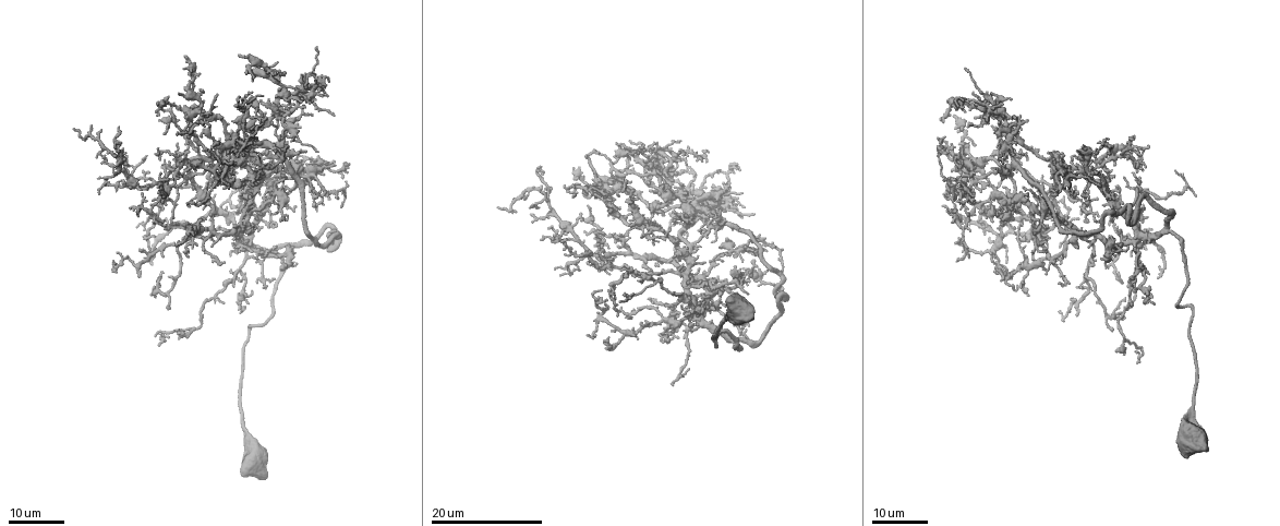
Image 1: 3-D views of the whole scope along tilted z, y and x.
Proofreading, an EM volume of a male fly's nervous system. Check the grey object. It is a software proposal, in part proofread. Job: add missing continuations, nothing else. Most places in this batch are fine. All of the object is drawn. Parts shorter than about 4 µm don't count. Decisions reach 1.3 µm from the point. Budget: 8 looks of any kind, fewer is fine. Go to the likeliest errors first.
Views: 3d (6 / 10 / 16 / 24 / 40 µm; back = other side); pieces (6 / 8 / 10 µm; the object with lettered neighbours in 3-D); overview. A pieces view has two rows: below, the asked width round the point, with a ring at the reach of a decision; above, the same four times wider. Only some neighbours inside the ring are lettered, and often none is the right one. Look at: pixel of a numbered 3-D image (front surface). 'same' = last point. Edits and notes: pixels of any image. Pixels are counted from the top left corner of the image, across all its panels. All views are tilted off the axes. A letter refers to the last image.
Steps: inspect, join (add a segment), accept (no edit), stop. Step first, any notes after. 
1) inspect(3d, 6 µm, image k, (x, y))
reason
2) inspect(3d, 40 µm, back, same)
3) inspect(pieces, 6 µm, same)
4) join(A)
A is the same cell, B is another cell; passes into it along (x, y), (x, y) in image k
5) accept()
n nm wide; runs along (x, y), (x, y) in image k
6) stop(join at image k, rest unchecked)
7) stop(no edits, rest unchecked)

inspect(3d, 24 µm, image 1, (955, 114))
end of a long branch

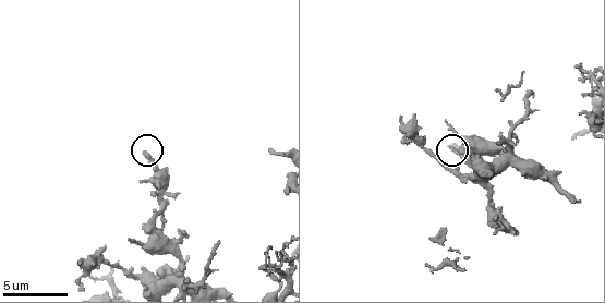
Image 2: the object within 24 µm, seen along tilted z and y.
inspect(pieces, 6 µm, image 2, (147, 154))

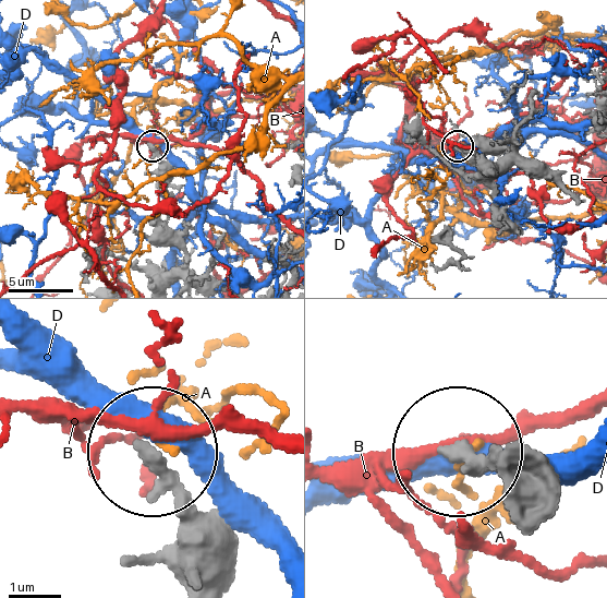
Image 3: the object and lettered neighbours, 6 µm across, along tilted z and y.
accept()
A, B and D are other cells; no lettered segment goes on from it

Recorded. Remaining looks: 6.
inspect(3d, 16 µm, image 1, (752, 212))

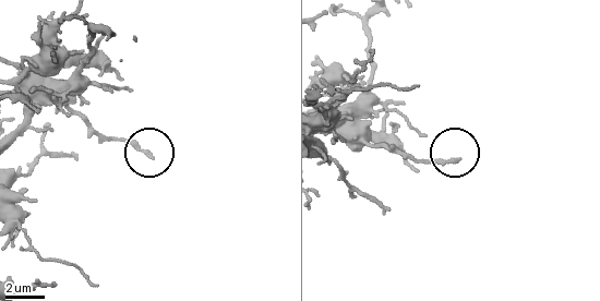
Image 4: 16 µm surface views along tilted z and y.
inspect(pieces, 6 µm, image 4, (458, 160))

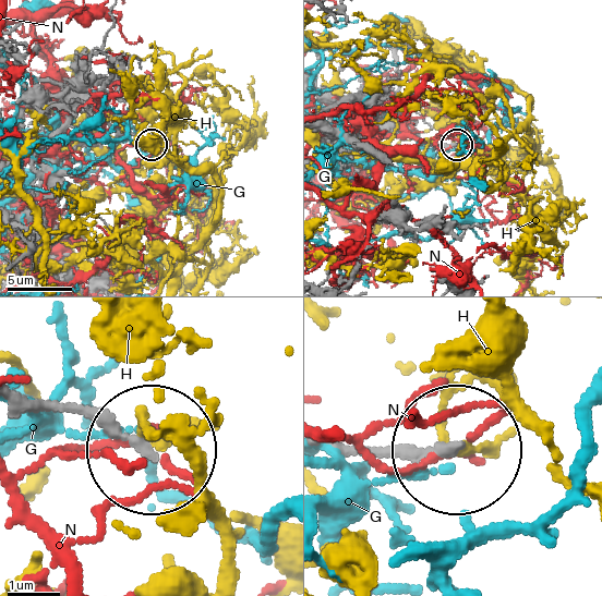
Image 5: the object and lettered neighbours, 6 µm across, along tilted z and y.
accept()
190 nm wide; G, H and N are other cells; runs along (21, 397), (97, 411), (143, 449) in image 5; no lettered segment goes on from it

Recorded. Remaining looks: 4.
inspect(3d, 16 µm, image 1, (154, 152))
thin end

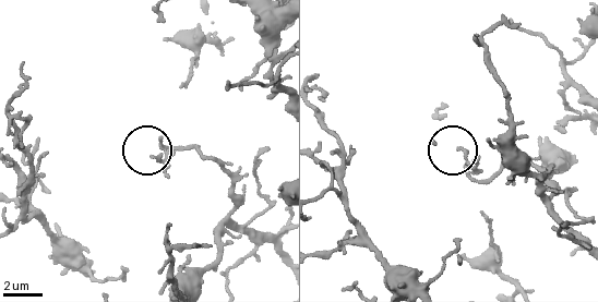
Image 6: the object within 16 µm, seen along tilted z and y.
inspect(pieces, 8 µm, image 6, (153, 157))

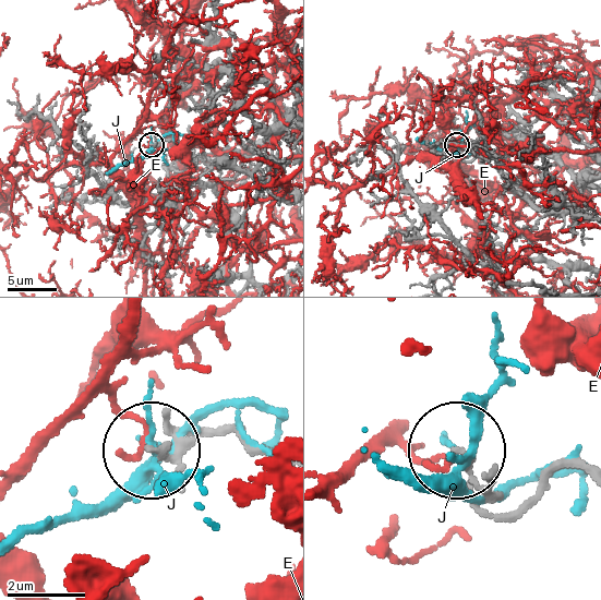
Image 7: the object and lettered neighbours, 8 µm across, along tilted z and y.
accept()
170 nm wide; E and J are other cells; no lettered segment goes on from it

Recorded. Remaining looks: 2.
stop(no edits, rest unchecked)

